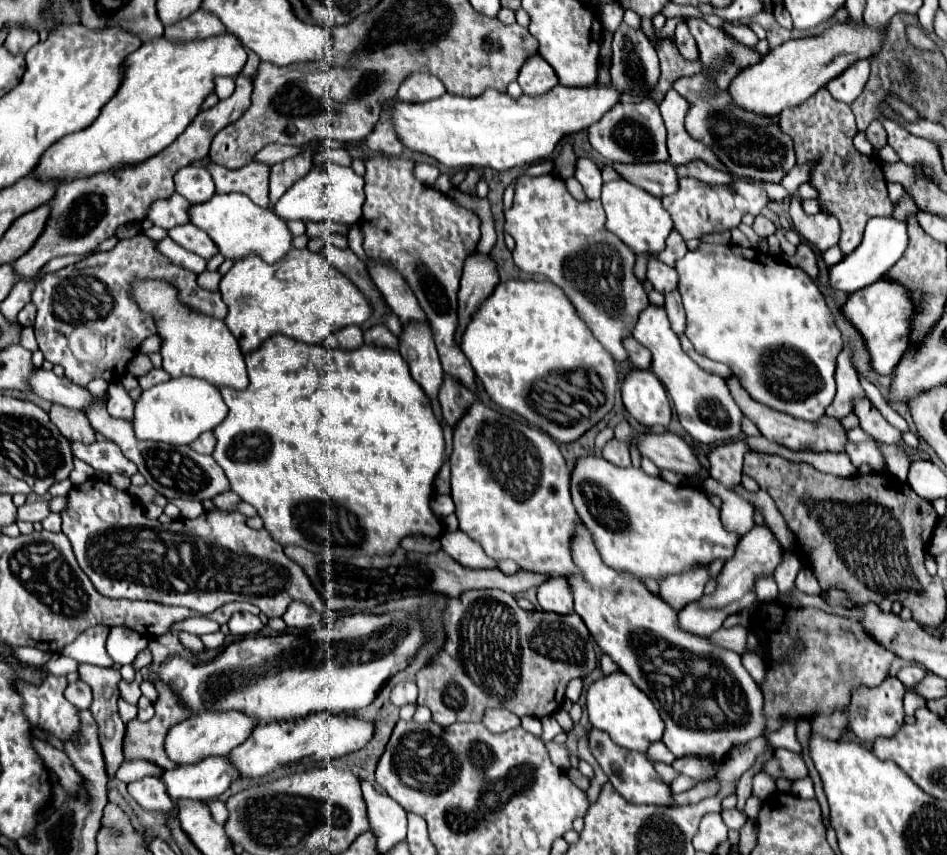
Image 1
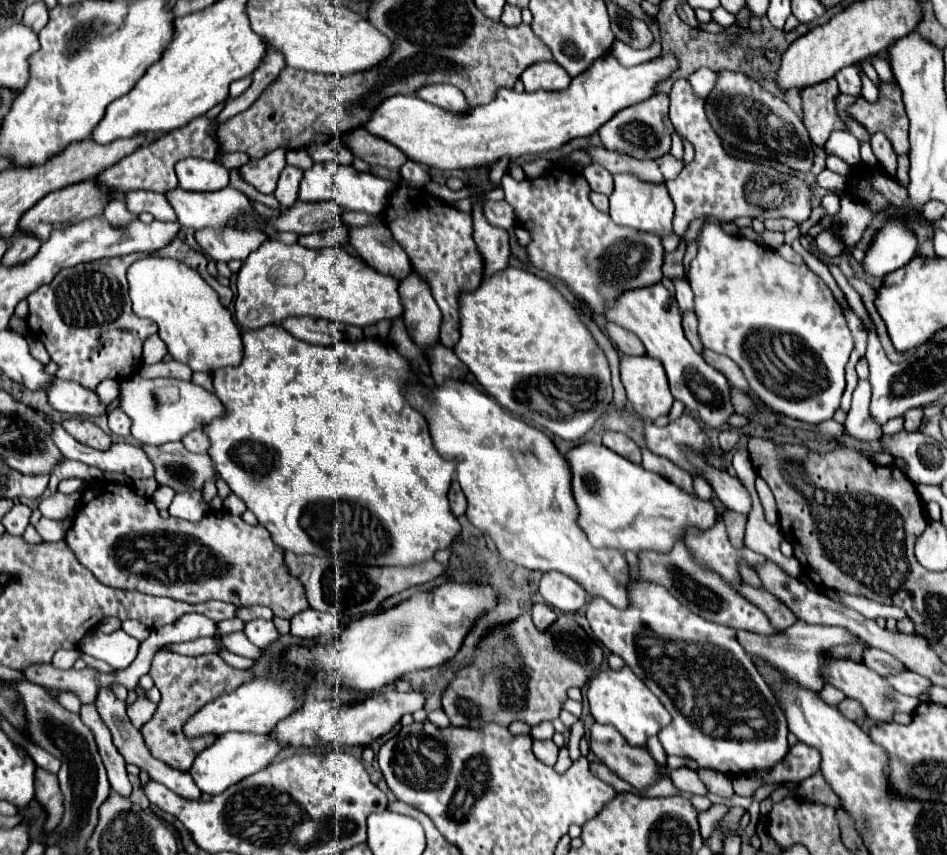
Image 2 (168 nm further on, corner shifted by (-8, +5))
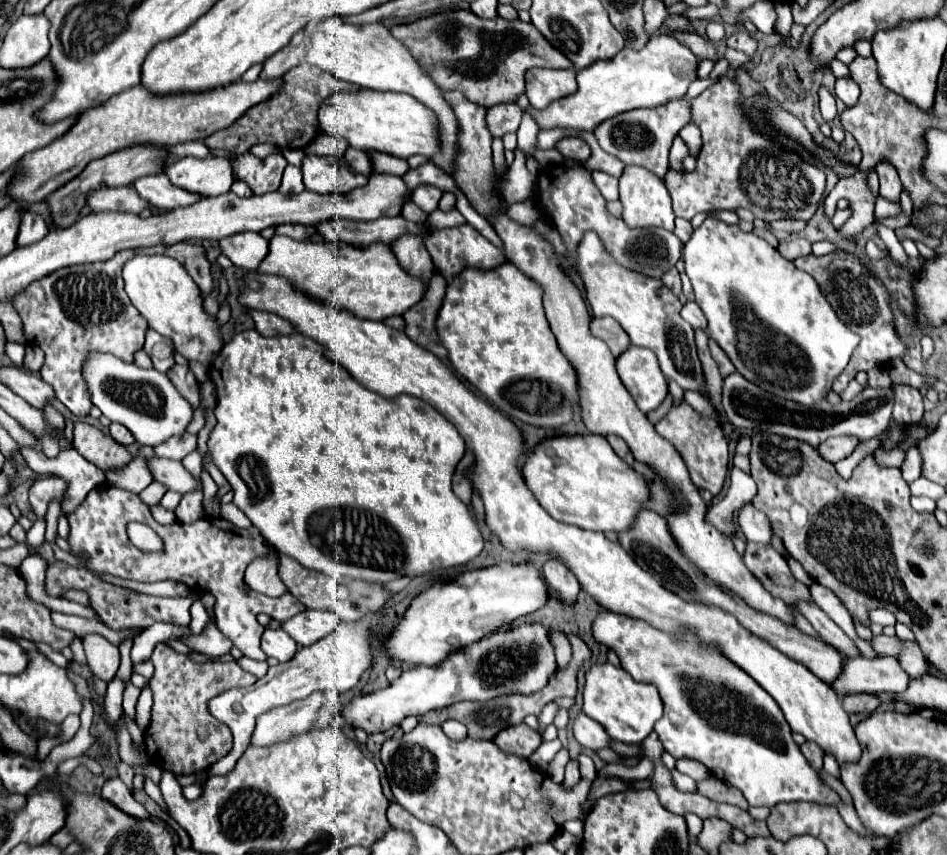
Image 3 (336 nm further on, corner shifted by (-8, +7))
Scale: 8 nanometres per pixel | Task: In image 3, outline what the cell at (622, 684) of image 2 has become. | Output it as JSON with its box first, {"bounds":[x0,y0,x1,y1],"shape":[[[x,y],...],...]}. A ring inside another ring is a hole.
{"bounds":[583,663,663,743],"shape":[[[603,663],[593,665],[587,671],[587,681],[583,689],[583,711],[591,719],[599,721],[611,735],[611,739],[623,743],[641,743],[653,731],[657,719],[663,715],[663,703],[655,685],[639,683],[625,669]]]}

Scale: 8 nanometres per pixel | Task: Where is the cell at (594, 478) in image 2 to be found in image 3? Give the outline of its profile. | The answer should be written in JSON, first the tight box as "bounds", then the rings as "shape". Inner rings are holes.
{"bounds":[523,435,649,531],"shape":[[[563,435],[555,439],[545,439],[527,457],[523,465],[523,477],[535,499],[547,509],[551,517],[587,531],[629,531],[635,525],[639,511],[645,509],[645,503],[649,501],[649,487],[645,483],[645,477],[629,467],[625,461],[621,461],[603,435]]]}

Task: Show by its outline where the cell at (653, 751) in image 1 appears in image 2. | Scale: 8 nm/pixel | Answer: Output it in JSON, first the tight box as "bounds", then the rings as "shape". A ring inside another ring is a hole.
{"bounds":[647,737,667,765],"shape":[[[649,737],[649,741],[647,741],[647,751],[651,753],[651,757],[653,757],[659,765],[665,765],[667,755],[663,753],[663,747],[659,745],[659,739],[657,739],[657,737]]]}

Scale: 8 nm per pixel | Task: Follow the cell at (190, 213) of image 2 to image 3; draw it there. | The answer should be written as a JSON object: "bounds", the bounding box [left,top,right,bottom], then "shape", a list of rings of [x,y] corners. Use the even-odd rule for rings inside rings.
{"bounds":[133,173,203,211],"shape":[[[165,173],[137,179],[133,187],[143,199],[147,199],[159,211],[173,211],[179,207],[189,207],[191,203],[197,203],[197,199],[203,197],[203,195],[191,195],[191,191],[183,191],[181,187],[175,187],[167,179]]]}

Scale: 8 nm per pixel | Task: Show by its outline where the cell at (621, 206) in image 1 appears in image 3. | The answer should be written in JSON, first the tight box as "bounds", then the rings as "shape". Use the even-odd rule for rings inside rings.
{"bounds":[619,167,675,231],"shape":[[[625,167],[619,177],[619,201],[623,203],[623,221],[629,227],[663,227],[673,231],[675,215],[671,209],[671,197],[667,195],[665,183],[657,175],[651,175],[651,171],[643,167]]]}

